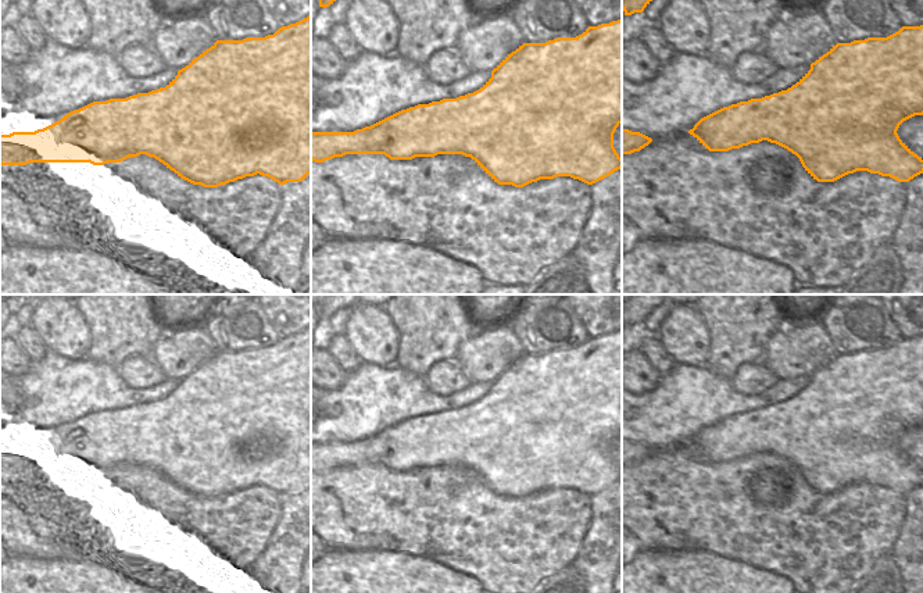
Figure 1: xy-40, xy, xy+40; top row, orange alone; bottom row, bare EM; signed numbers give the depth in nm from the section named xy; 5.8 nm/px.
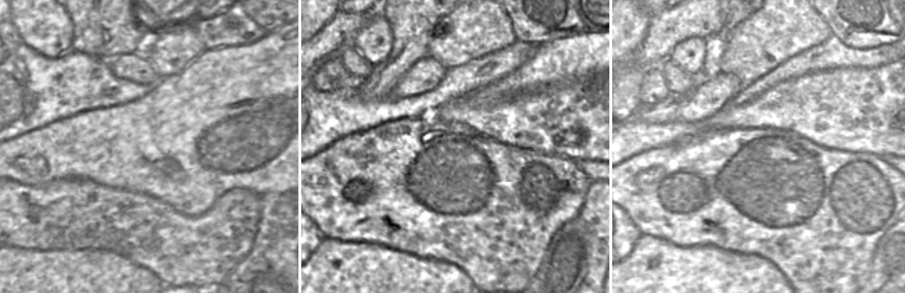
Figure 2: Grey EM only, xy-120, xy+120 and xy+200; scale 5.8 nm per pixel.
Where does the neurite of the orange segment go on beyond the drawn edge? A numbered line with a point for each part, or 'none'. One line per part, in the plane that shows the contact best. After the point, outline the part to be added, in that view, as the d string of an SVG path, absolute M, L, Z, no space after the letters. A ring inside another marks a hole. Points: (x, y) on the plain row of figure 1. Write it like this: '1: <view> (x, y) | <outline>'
none

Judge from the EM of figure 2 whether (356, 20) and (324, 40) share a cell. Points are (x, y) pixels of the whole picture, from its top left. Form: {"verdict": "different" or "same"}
{"verdict": "same"}

